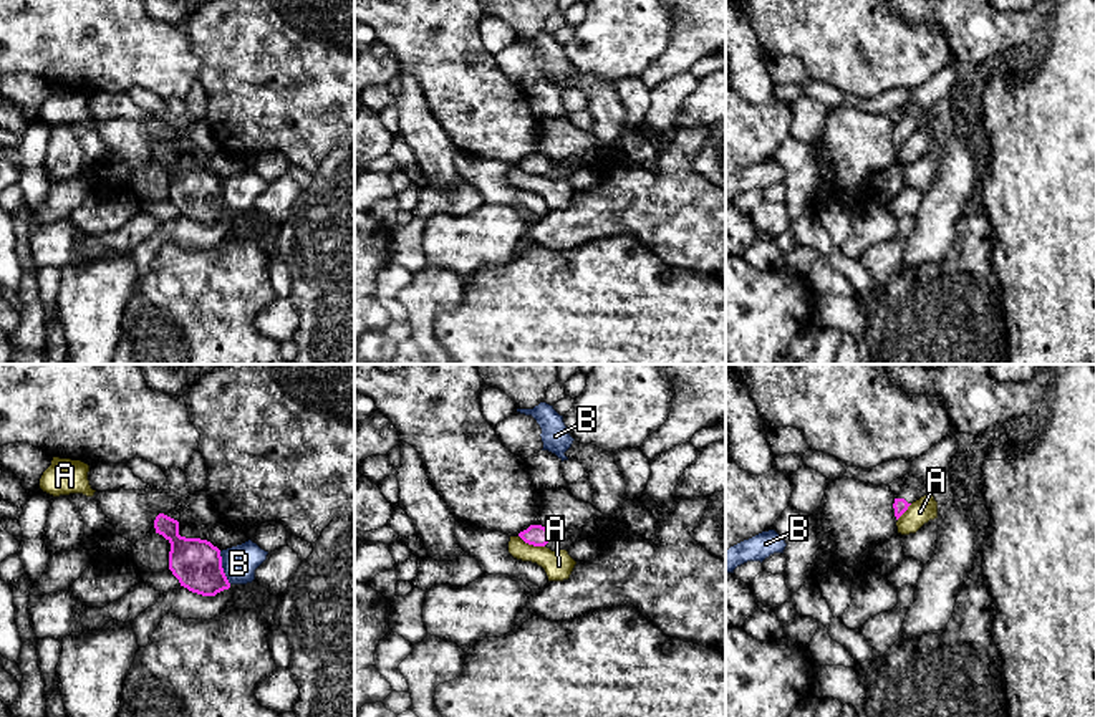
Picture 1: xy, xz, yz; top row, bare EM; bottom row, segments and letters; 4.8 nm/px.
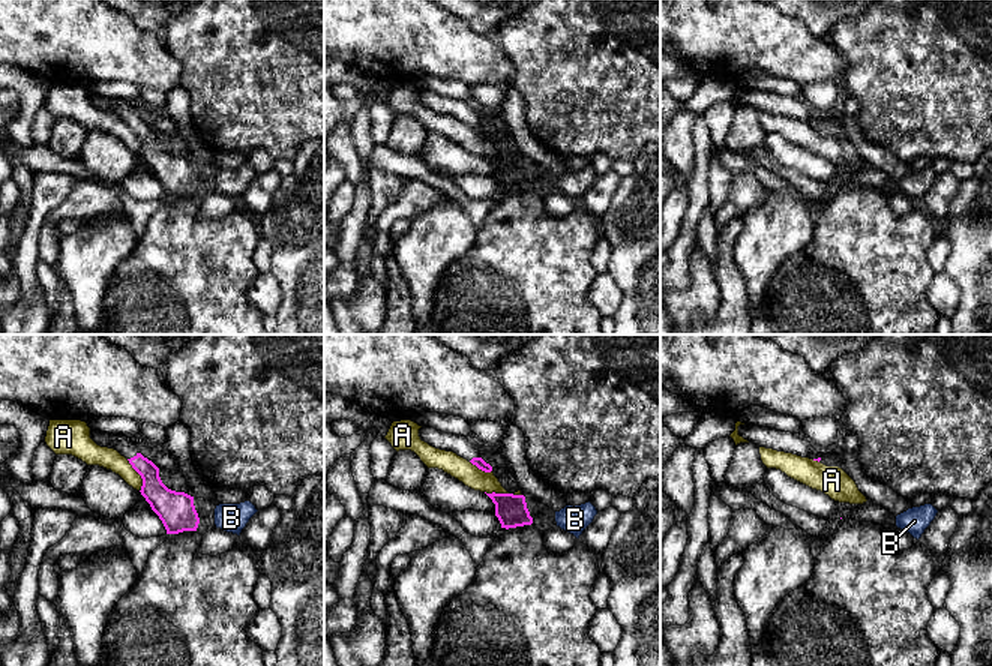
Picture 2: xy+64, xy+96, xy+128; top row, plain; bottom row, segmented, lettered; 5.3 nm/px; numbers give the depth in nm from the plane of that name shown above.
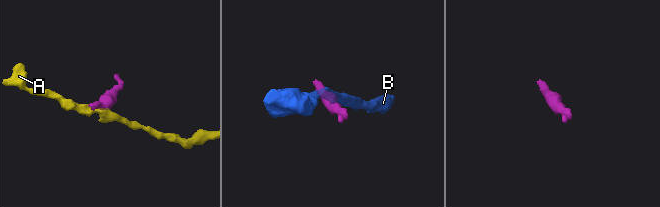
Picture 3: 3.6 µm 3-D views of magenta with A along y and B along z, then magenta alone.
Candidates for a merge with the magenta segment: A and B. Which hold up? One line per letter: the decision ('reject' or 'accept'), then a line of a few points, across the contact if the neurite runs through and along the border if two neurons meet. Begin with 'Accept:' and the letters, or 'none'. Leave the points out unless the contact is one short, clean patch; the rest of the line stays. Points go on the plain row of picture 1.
Accept: none
A: reject; line xz (519, 164), (529, 173), (544, 176)
B: reject; line xy (219, 181), (222, 201), (231, 212)

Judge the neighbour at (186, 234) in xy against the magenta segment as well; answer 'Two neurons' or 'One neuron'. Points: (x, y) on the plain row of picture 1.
Two neurons

